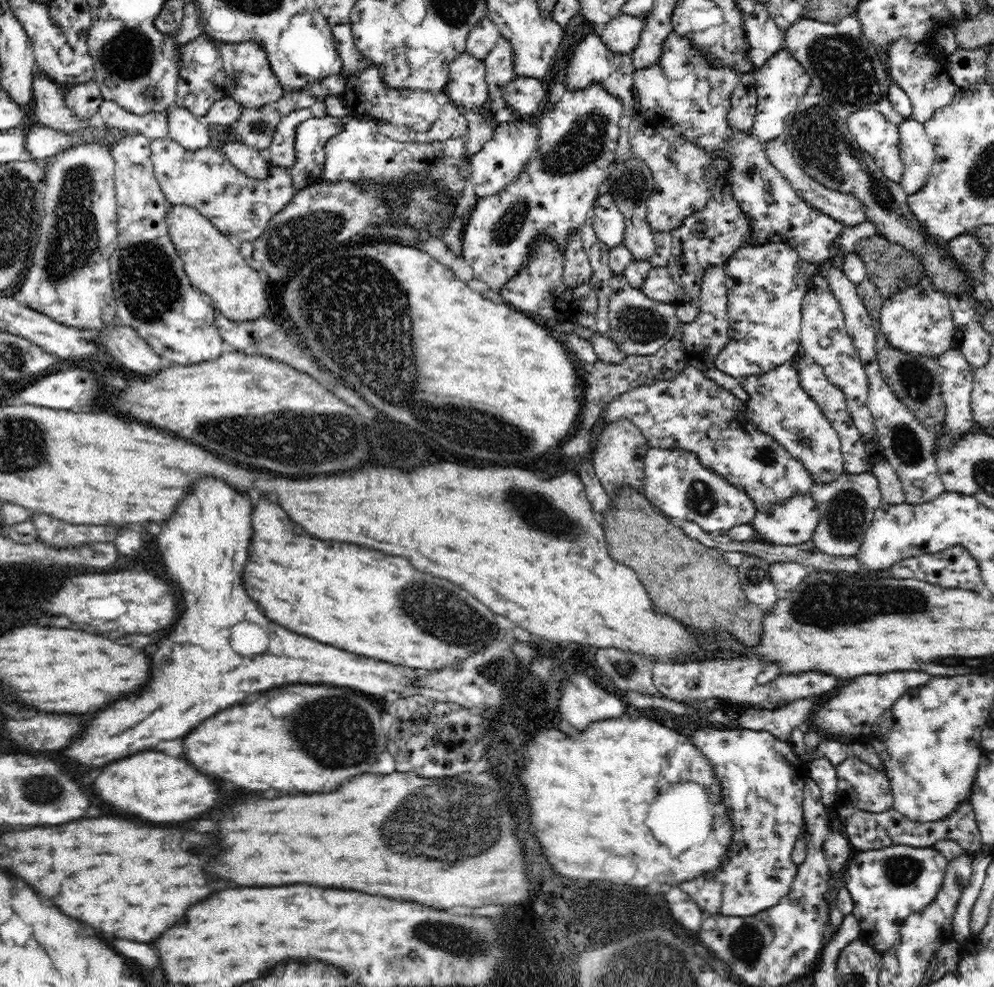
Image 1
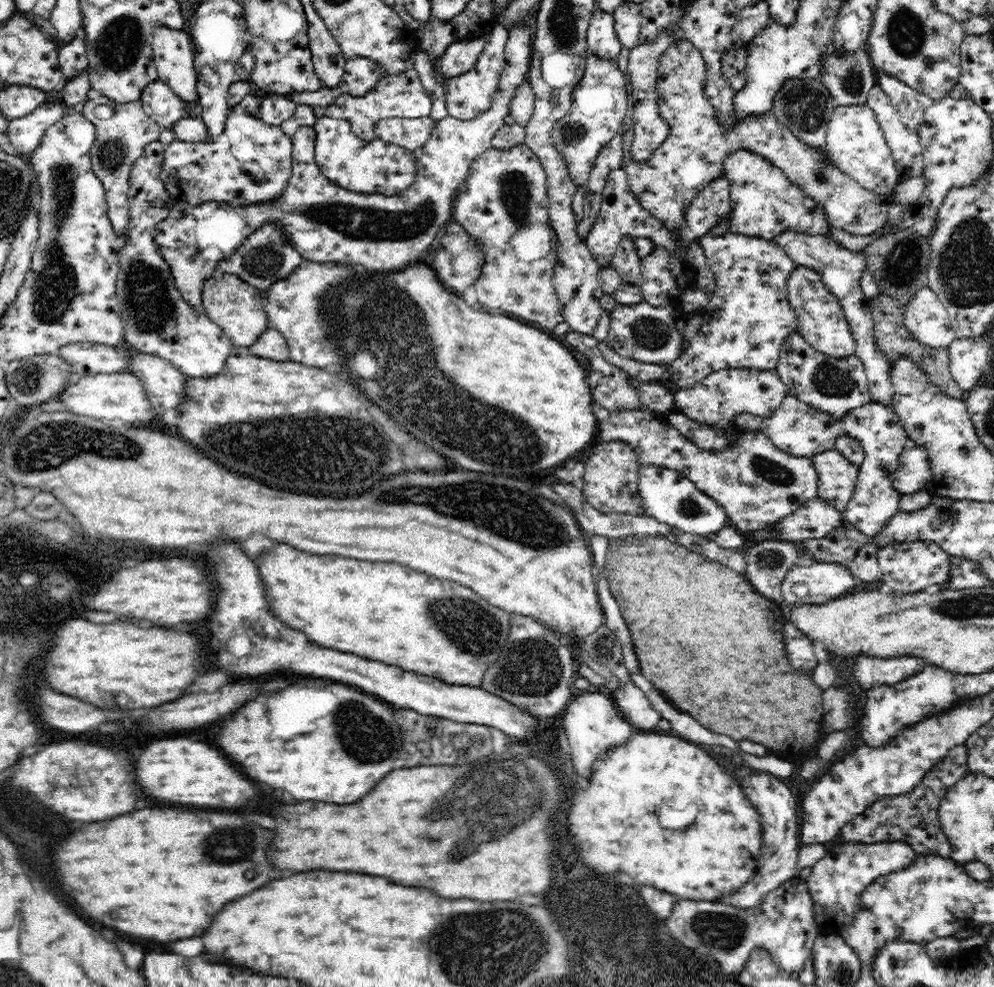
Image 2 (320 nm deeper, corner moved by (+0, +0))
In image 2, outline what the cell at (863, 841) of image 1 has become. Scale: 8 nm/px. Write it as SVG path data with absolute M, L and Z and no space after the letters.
M962 744L951 748L910 792L875 800L868 805L864 814L854 817L842 828L841 835L847 843L874 844L898 841L910 845L918 855L950 857L952 847L940 825L939 804L948 790L967 773L967 770L966 746Z

